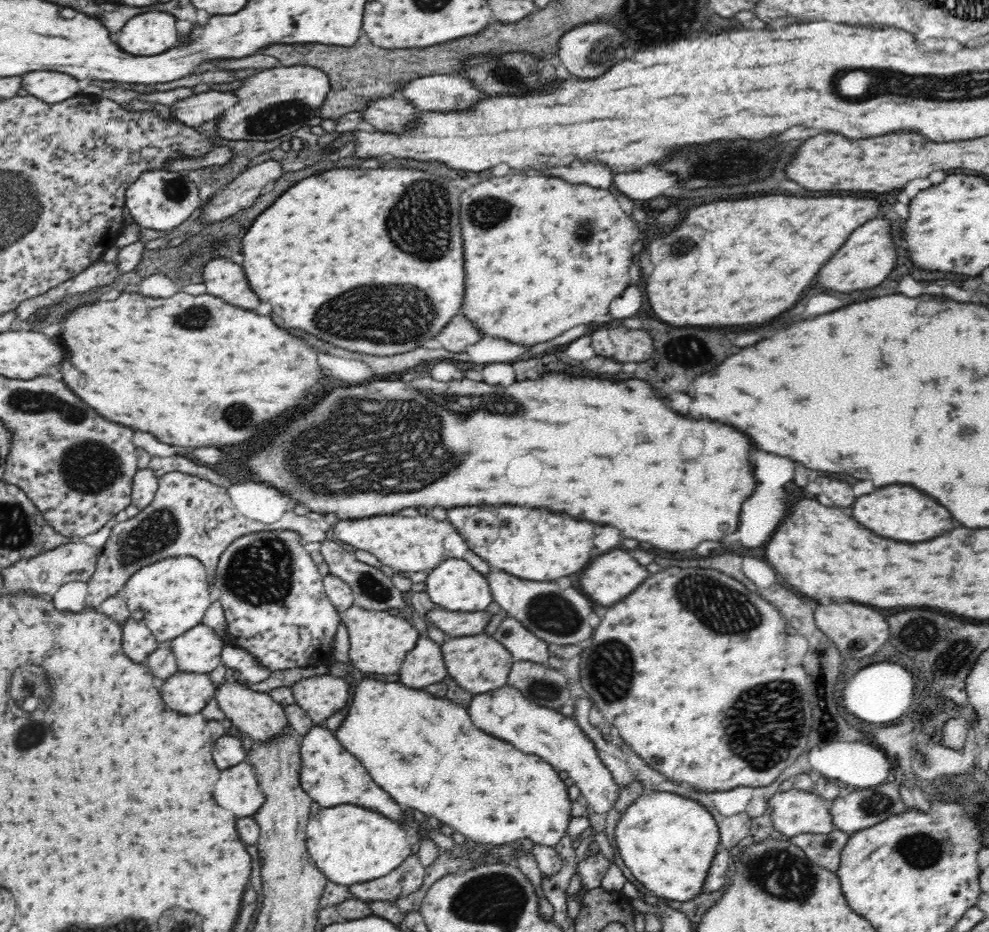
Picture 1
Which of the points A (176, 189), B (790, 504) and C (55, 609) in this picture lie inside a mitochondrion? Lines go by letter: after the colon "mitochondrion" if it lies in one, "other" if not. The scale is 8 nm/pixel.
A: mitochondrion
B: other
C: other

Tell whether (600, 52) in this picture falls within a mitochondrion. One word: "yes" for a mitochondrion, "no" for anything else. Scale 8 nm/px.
yes

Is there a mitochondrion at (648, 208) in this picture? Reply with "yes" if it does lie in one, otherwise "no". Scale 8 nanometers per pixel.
no

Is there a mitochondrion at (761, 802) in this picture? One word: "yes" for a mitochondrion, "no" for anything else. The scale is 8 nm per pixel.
no

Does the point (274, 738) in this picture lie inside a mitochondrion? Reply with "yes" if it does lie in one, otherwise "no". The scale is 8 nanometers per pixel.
no

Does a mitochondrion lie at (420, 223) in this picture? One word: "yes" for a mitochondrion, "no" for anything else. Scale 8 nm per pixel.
yes

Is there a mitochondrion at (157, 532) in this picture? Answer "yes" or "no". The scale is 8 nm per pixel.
yes

